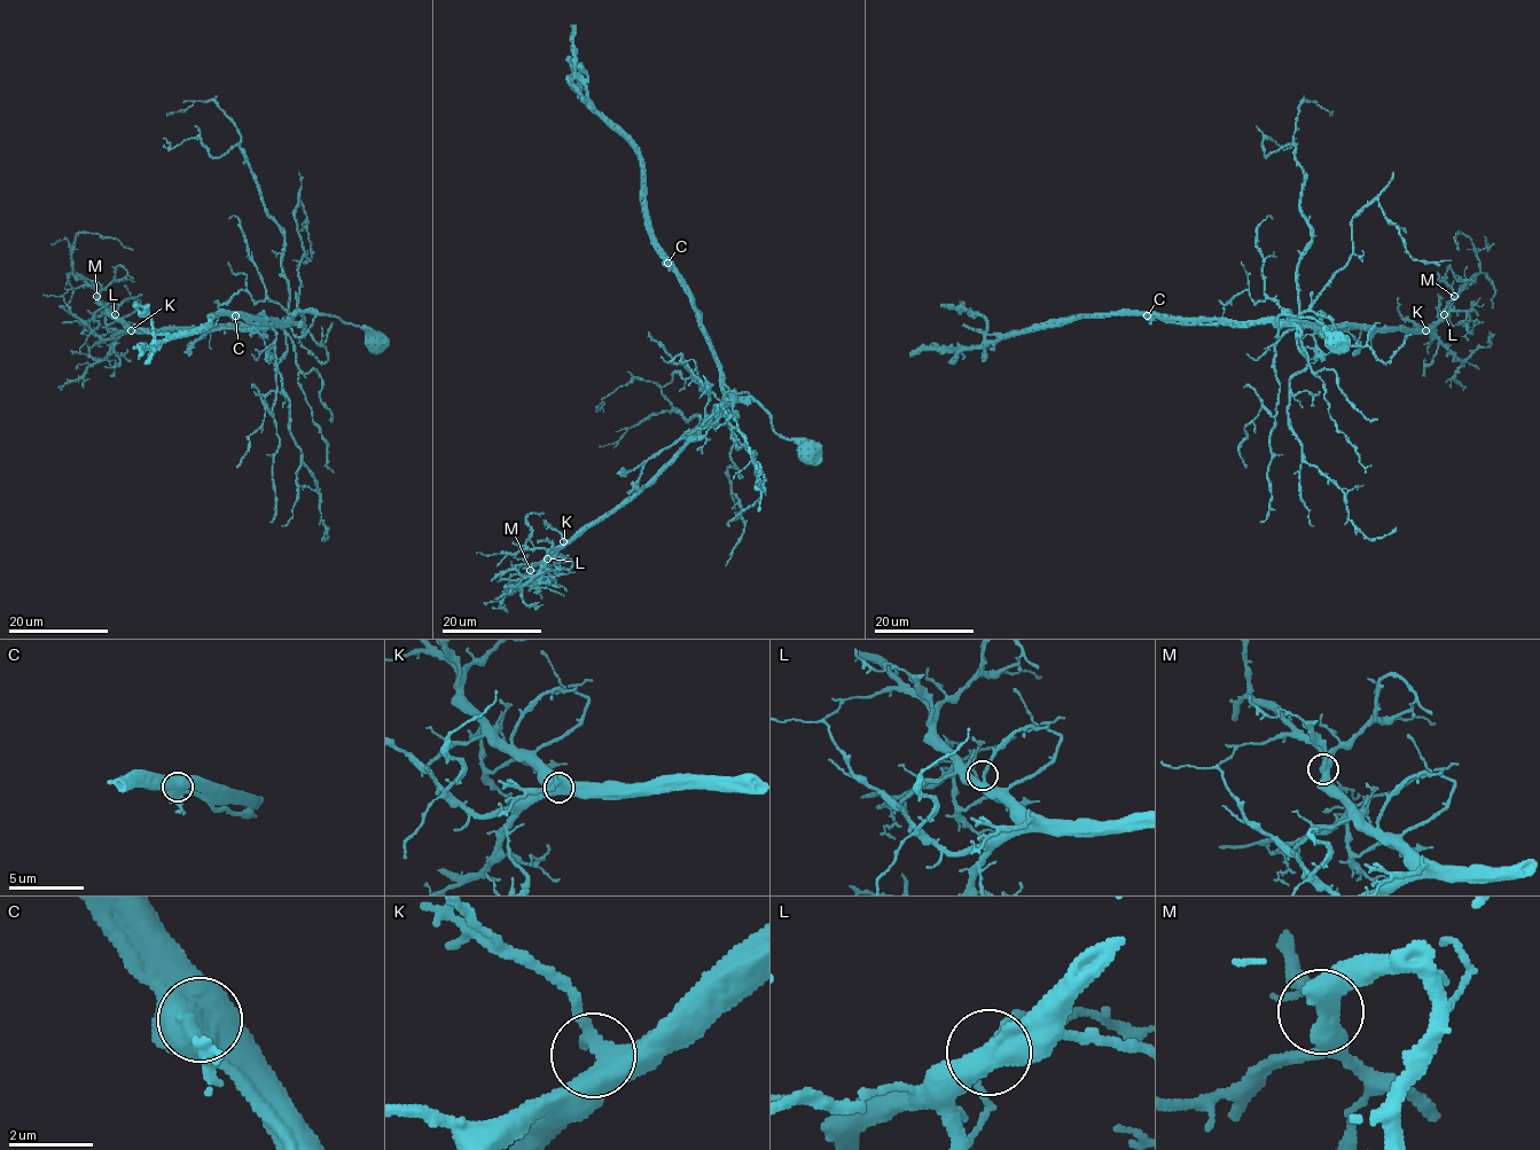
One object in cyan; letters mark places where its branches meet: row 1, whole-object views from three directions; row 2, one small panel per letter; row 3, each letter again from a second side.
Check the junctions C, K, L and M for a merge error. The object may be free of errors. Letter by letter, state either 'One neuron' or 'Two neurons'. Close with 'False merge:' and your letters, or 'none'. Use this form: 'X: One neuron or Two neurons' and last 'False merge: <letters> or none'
C: Two neurons
K: One neuron
L: One neuron
M: One neuron
False merge: C

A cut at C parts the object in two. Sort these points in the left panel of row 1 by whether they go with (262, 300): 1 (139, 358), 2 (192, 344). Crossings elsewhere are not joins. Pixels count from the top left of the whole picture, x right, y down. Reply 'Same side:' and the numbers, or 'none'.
Same side: none

